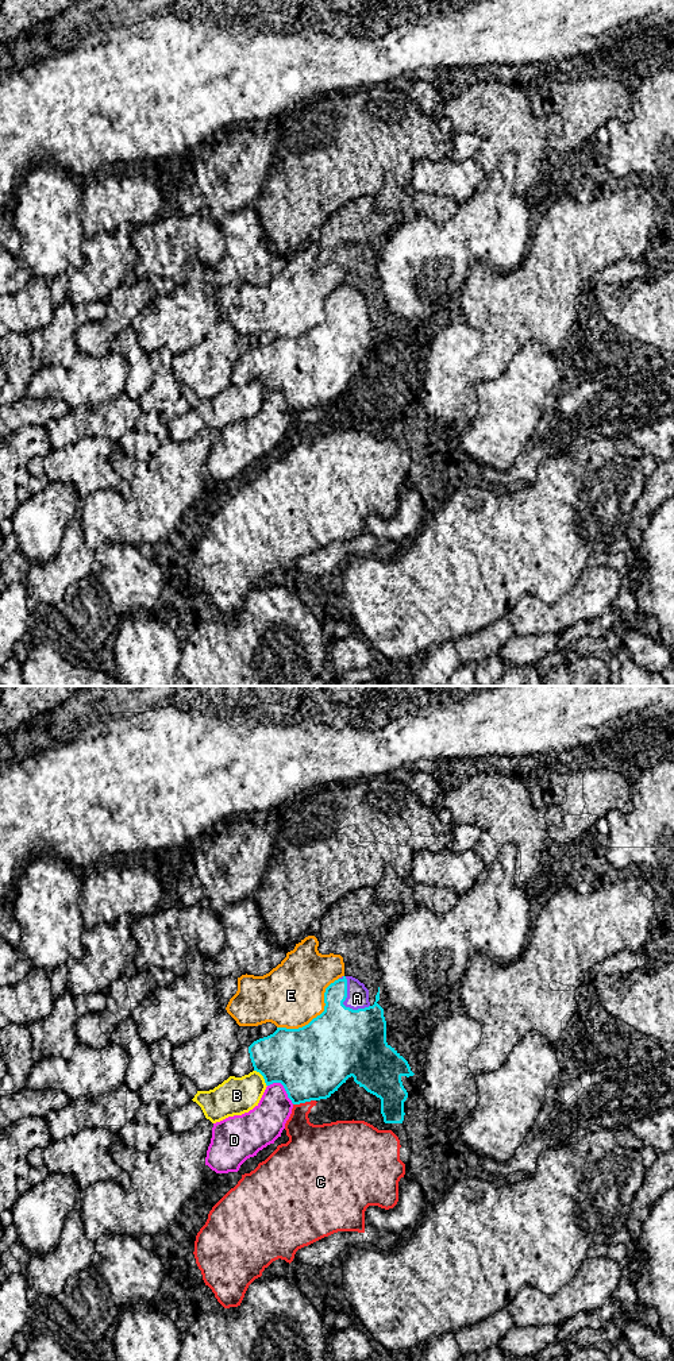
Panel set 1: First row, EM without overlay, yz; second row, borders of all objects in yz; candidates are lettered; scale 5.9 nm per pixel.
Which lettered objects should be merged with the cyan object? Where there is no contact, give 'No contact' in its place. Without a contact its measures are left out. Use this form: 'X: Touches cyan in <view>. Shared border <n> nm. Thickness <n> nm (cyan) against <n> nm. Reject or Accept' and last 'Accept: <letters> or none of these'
A: Touches cyan in yz. Shared border 260 nm. Thickness 420 nm (cyan) against 130 nm. Accept
B: Touches cyan in yz. Shared border 130 nm. Thickness 380 nm (cyan) against 220 nm. Reject
C: Touches cyan in yz. Shared border 140 nm. Thickness 440 nm (cyan) against 240 nm. Reject
D: Touches cyan in yz. Shared border 200 nm. Thickness 440 nm (cyan) against 220 nm. Reject
E: Touches cyan in yz. Shared border 480 nm. Thickness 420 nm (cyan) against 380 nm. Reject
Accept: A

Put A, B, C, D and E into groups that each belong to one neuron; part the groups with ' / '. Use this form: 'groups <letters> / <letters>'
groups A / B / C / D / E

